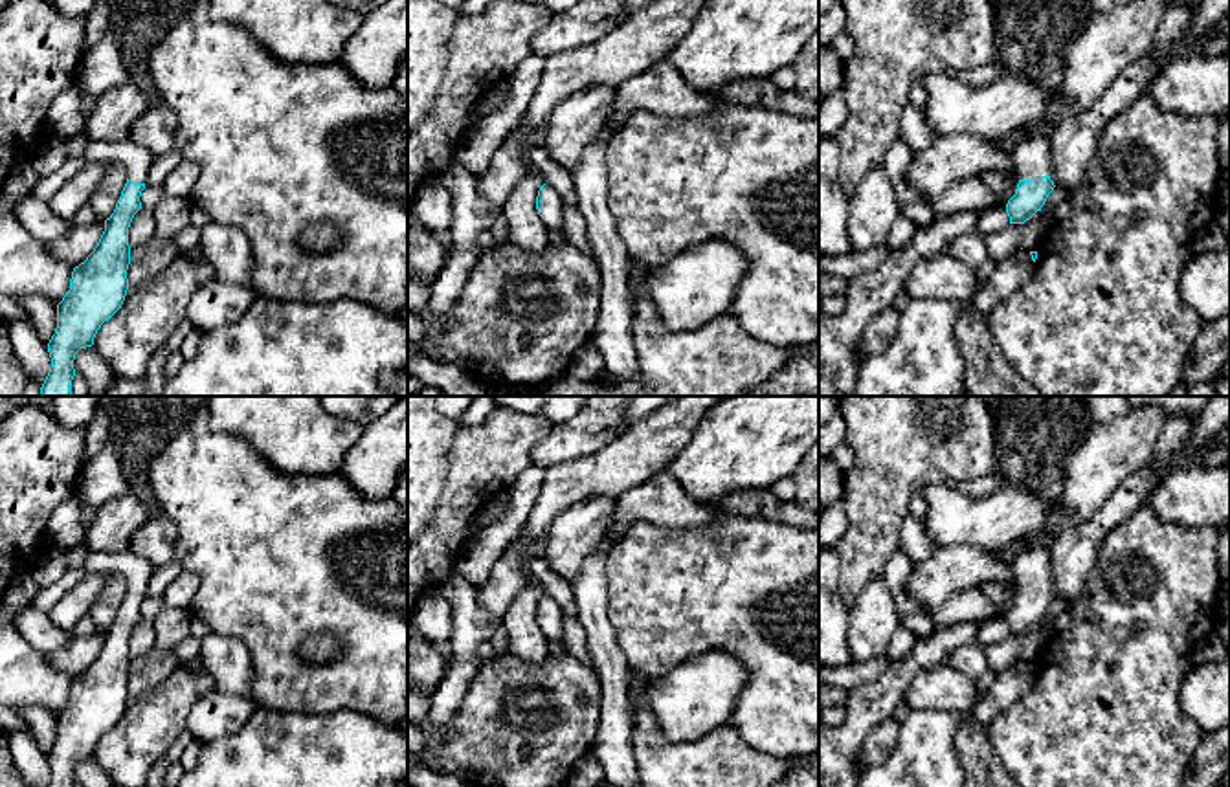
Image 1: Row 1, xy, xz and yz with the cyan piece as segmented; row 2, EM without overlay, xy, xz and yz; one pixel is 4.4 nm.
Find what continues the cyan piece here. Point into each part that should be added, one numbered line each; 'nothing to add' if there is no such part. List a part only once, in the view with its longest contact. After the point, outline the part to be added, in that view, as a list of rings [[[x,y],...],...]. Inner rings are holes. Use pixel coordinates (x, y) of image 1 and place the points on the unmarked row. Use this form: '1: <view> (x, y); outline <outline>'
1: yz (1032, 569); outline [[[1048,547],[1024,550],[1013,563],[1013,585],[1019,591],[1048,587],[1054,593]]]

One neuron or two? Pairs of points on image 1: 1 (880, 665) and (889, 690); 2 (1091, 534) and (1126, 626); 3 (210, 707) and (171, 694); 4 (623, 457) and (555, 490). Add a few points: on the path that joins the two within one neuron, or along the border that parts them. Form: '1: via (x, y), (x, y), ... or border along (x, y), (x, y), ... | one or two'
1: border along (891, 663), (880, 676), (860, 683), (849, 692) | two
2: border along (1126, 518), (1106, 536), (1095, 569), (1082, 591) | two
3: border along (213, 688), (191, 707), (184, 729) | two
4: via (606, 474), (577, 477), (571, 483) | one

